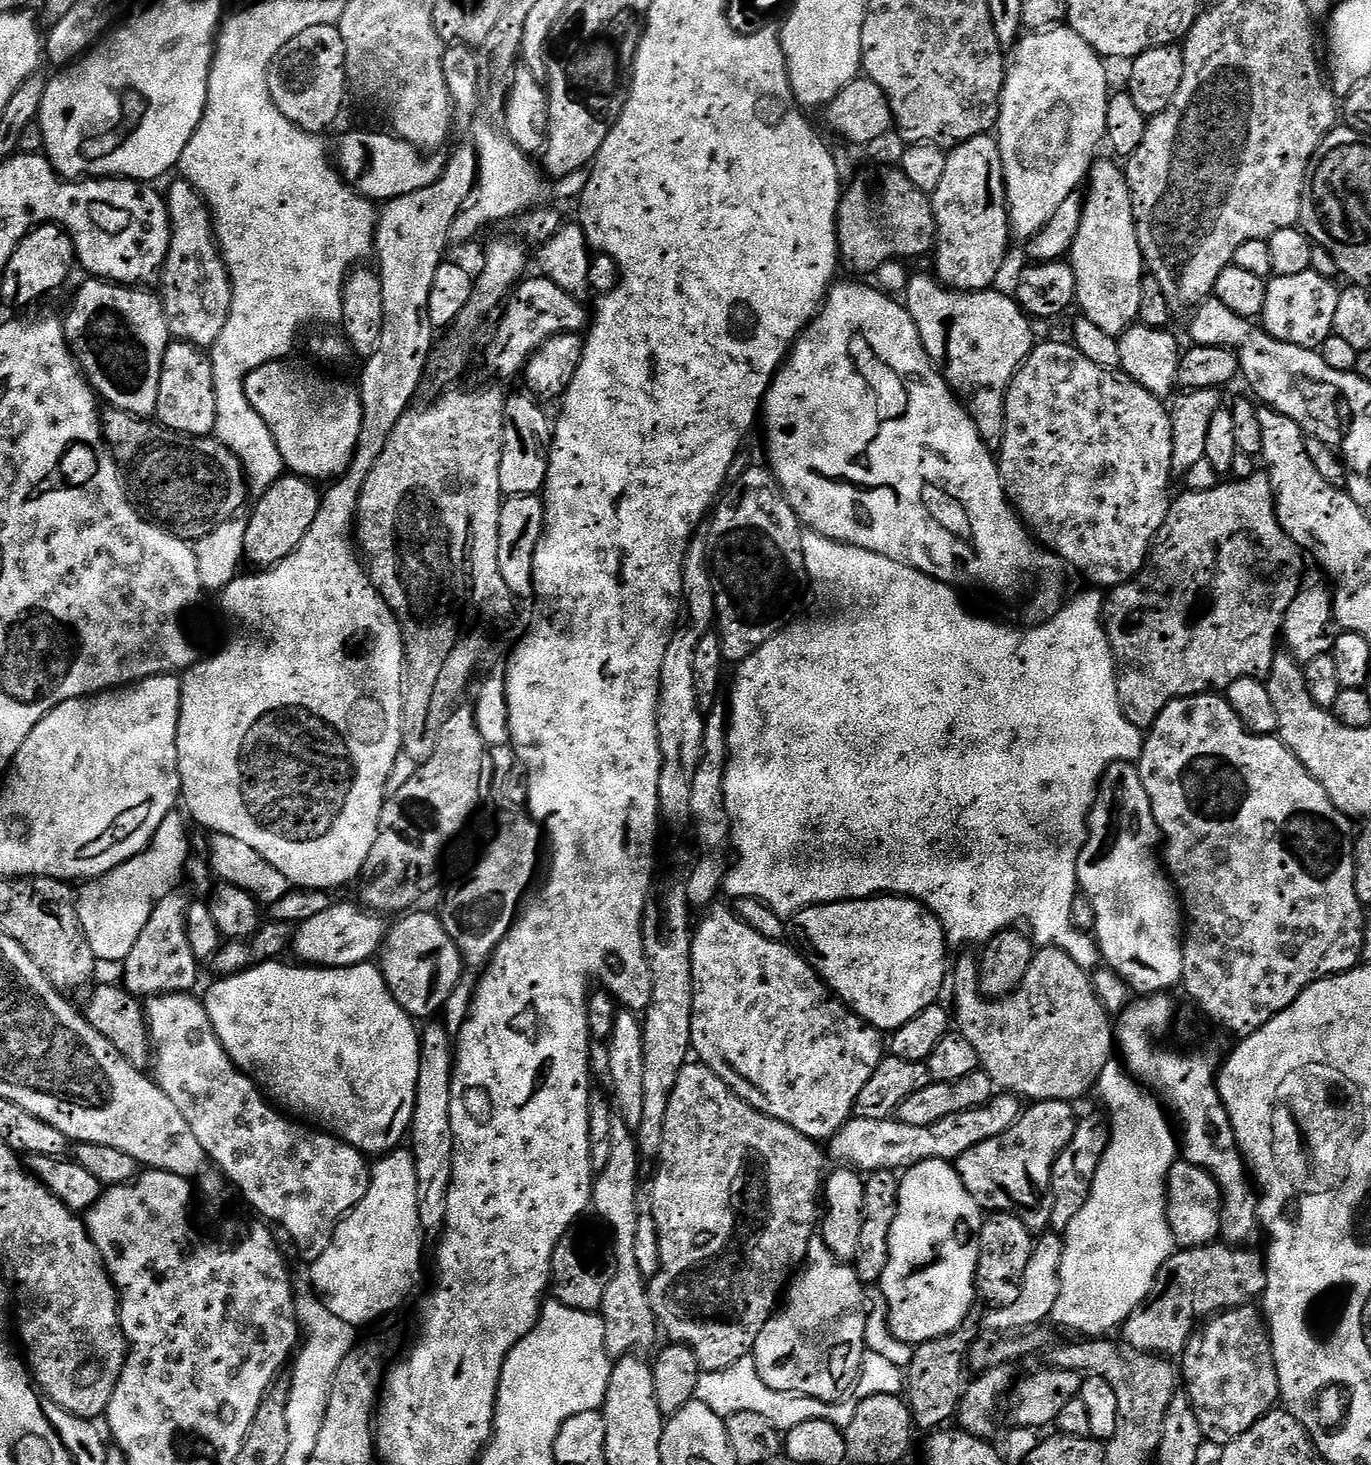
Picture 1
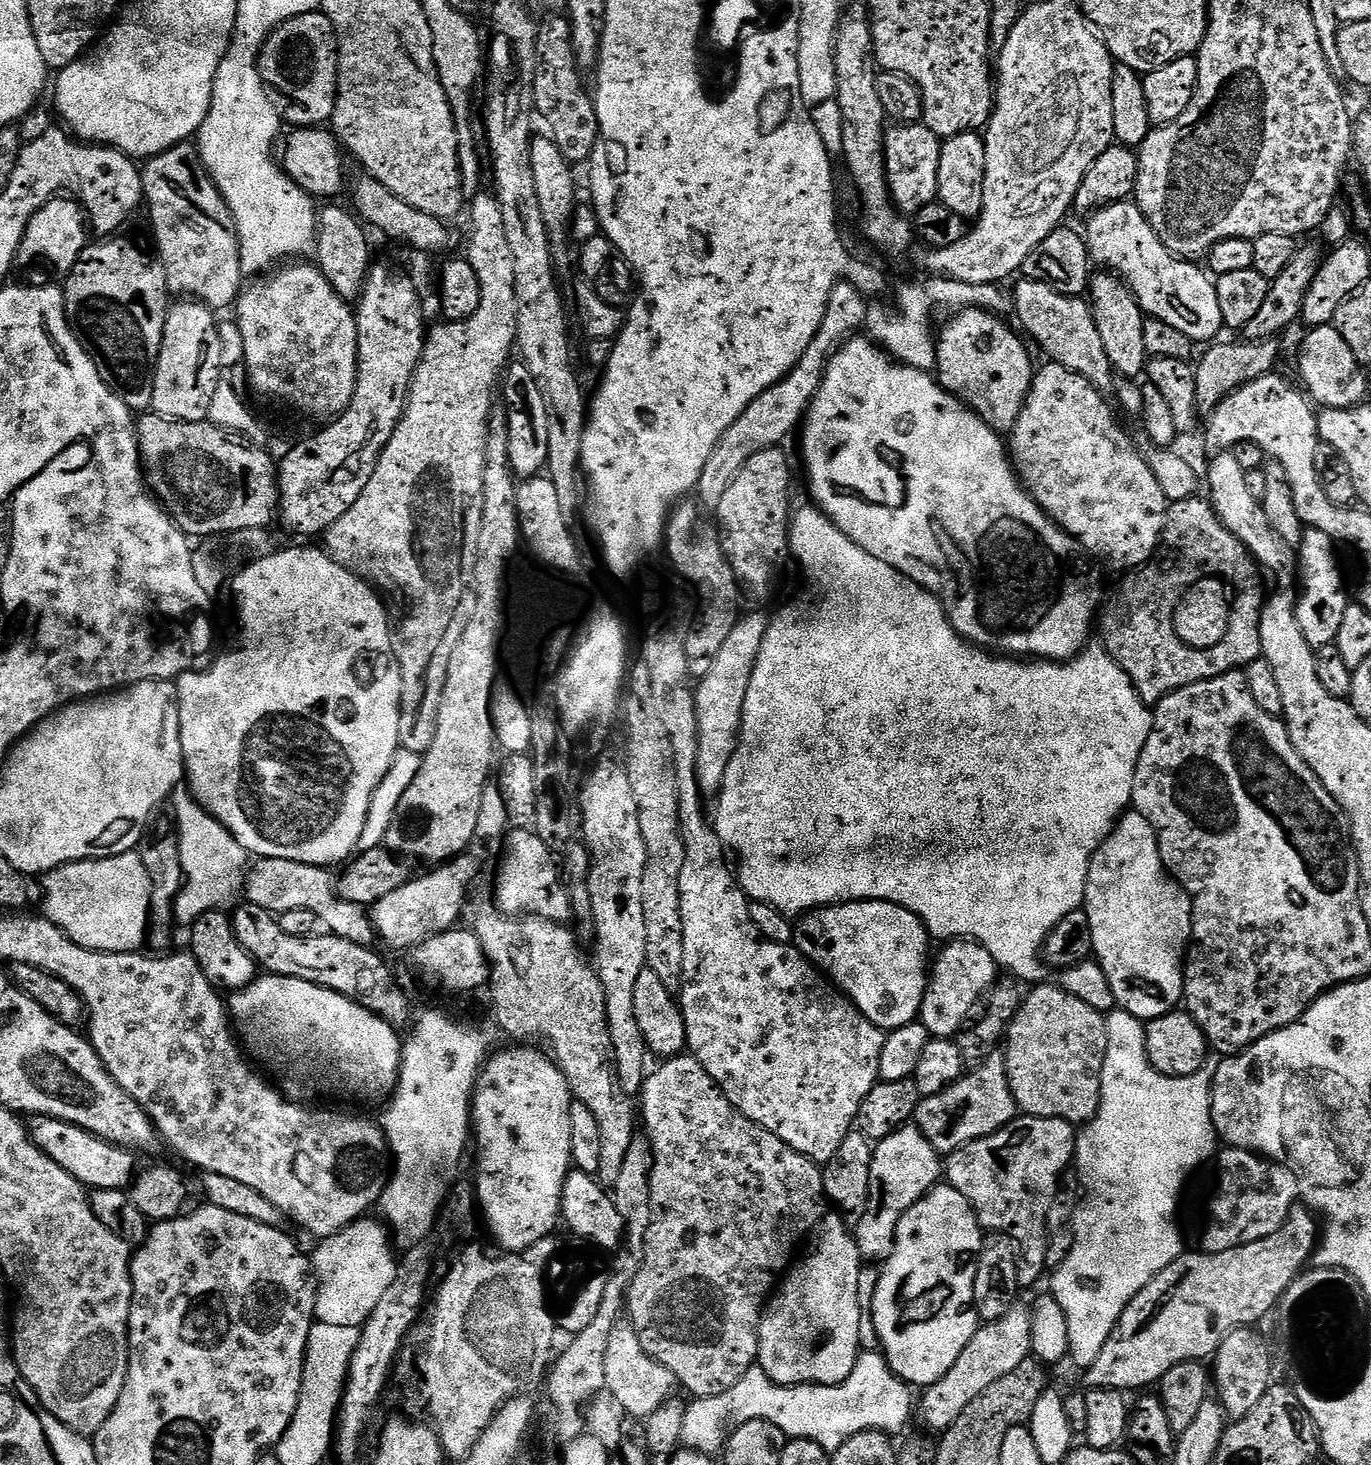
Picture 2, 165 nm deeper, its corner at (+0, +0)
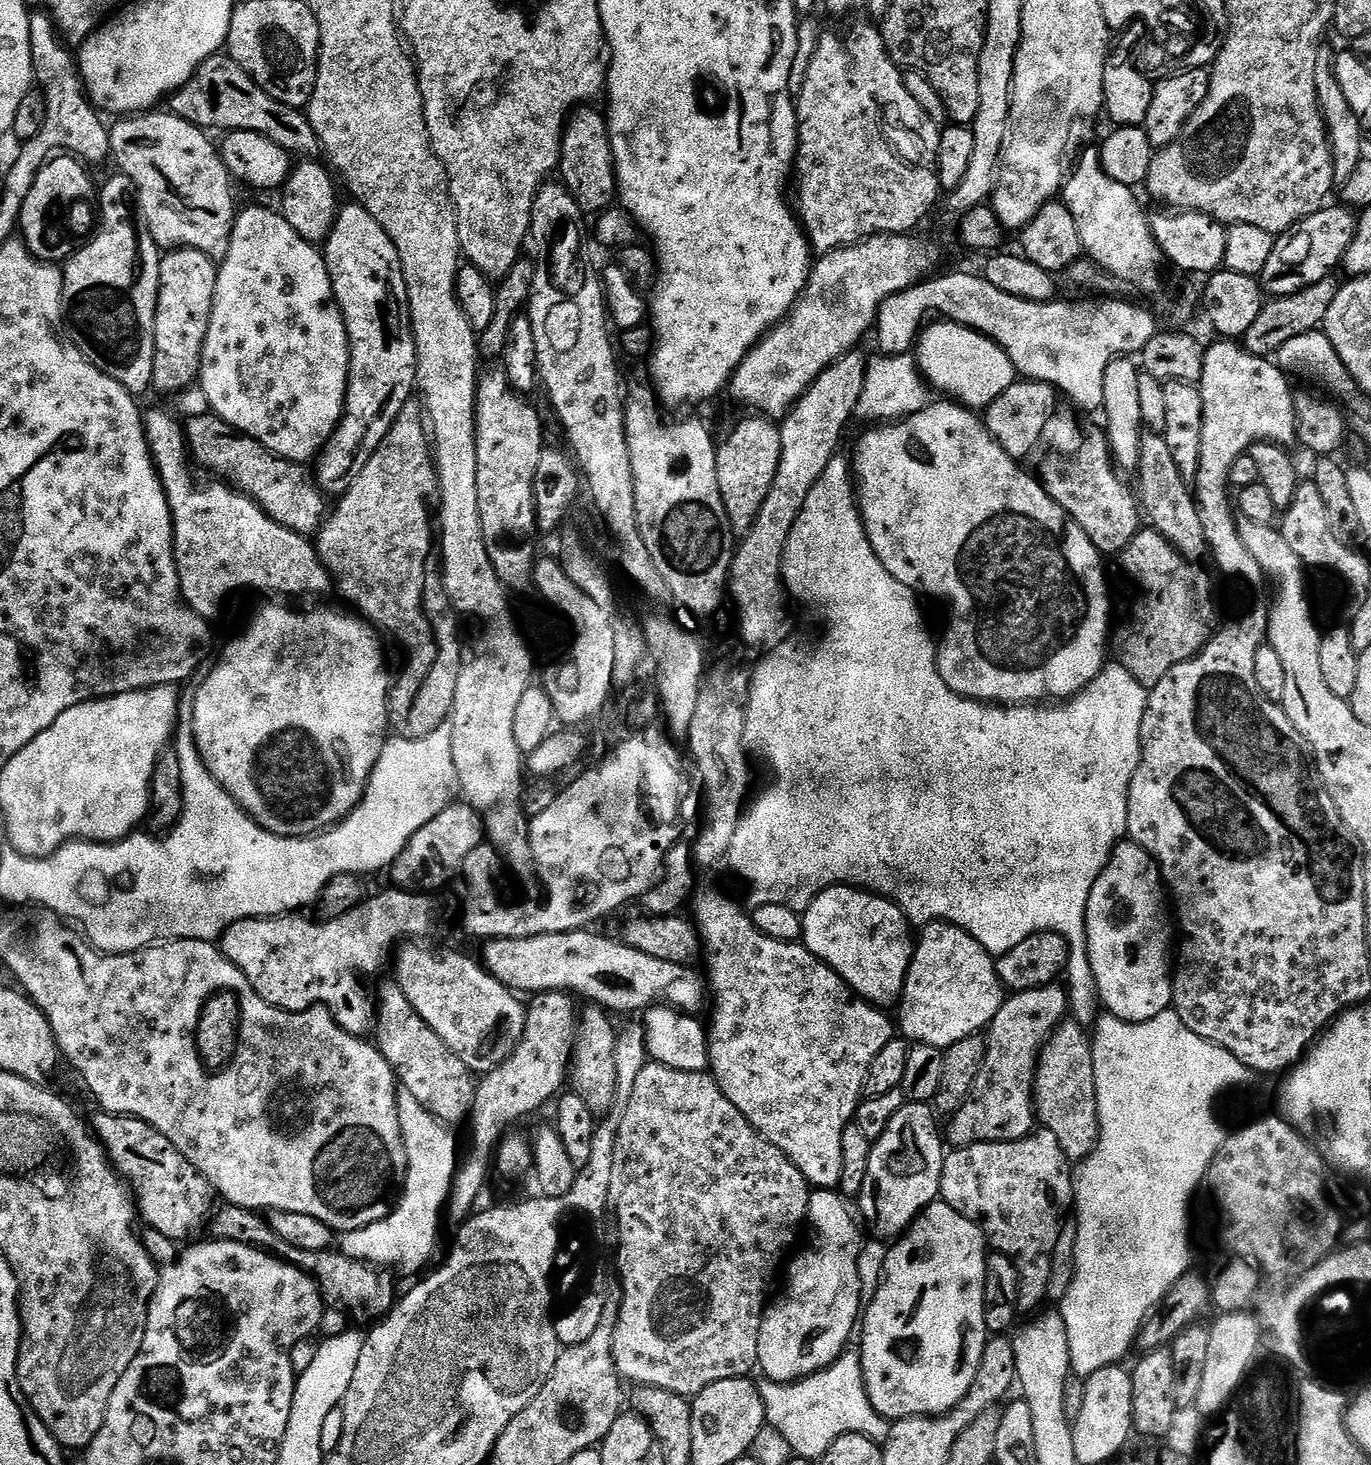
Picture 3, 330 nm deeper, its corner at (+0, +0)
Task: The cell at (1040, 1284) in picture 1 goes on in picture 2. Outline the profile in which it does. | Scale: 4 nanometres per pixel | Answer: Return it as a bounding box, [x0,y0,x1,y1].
[918,1306,1033,1434]

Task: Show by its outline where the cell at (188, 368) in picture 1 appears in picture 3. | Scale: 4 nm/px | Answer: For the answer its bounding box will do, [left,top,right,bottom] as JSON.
[152,248,218,396]

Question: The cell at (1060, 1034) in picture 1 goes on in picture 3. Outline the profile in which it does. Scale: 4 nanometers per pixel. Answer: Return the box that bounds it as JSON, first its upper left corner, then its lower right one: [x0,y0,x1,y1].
[1032,1019,1100,1162]

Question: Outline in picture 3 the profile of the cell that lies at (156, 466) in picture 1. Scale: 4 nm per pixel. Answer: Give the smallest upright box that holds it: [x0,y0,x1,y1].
[186,414,330,538]

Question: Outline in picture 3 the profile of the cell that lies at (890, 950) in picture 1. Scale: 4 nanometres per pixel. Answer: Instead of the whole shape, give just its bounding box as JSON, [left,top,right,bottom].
[802,888,914,1006]

